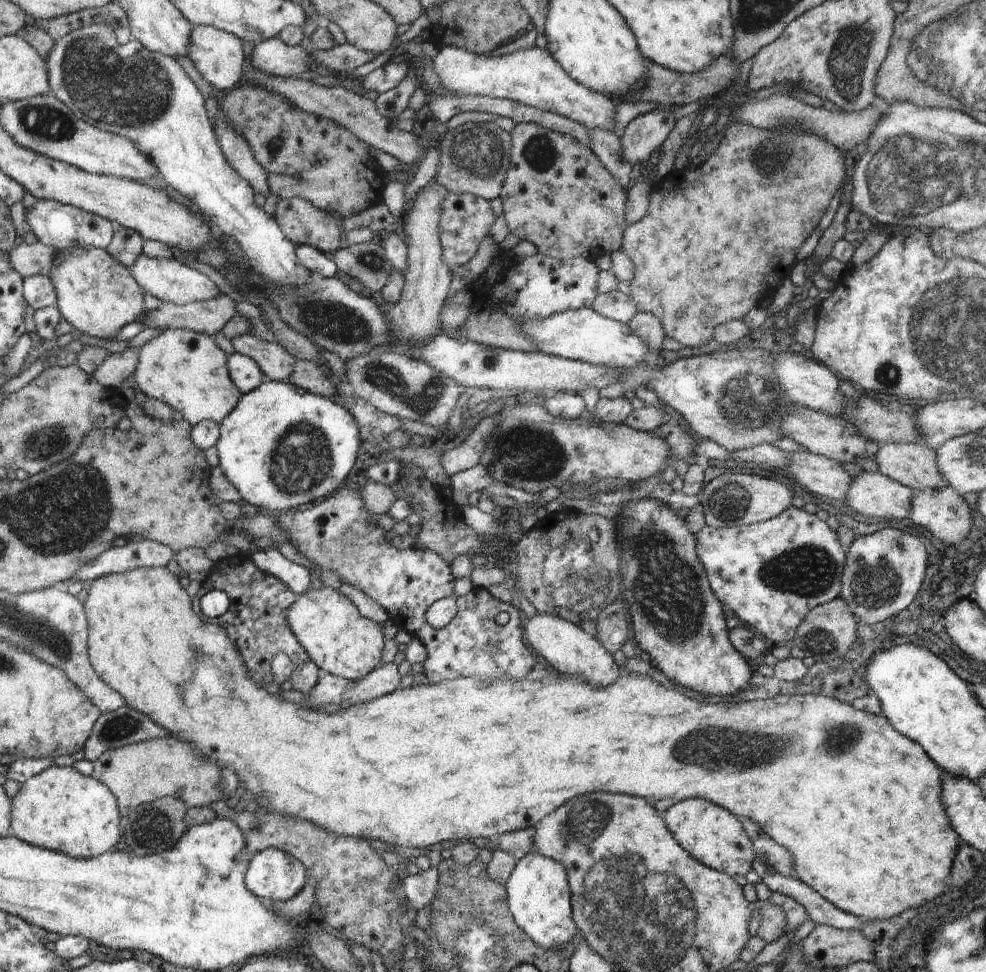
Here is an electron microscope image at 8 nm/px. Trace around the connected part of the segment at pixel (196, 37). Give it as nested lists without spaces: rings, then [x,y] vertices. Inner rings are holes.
[[[193,25],[190,35],[188,57],[202,78],[220,90],[220,93],[235,88],[243,81],[245,54],[243,42],[235,34],[213,27],[212,25]]]

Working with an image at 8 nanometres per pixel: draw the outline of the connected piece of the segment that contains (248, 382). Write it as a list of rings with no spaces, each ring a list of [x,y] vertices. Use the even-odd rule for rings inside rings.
[[[236,352],[230,355],[227,367],[230,378],[242,394],[253,391],[266,381],[261,368],[246,355]]]

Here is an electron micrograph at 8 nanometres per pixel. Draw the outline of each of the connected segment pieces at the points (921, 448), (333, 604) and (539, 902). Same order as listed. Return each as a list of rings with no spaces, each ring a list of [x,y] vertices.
[[[883,443],[874,459],[880,473],[914,491],[950,487],[937,467],[935,450],[924,444]]]
[[[332,587],[310,588],[307,593],[297,595],[287,619],[294,636],[322,672],[355,681],[381,664],[385,647],[382,625],[362,617],[356,605]]]
[[[538,851],[517,861],[506,884],[509,909],[516,924],[542,948],[559,949],[574,943],[578,927],[573,919],[572,897],[565,868]]]

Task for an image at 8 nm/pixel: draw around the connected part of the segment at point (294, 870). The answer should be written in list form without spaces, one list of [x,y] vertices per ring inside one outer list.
[[[268,847],[251,856],[245,885],[264,902],[287,901],[305,886],[305,866],[289,852]]]

